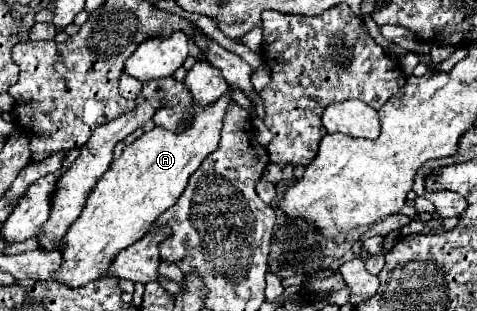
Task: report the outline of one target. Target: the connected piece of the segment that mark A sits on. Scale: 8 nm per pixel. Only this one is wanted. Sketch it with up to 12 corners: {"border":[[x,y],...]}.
{"border":[[229,92],[155,126],[65,234],[67,286],[105,276],[217,148]]}

